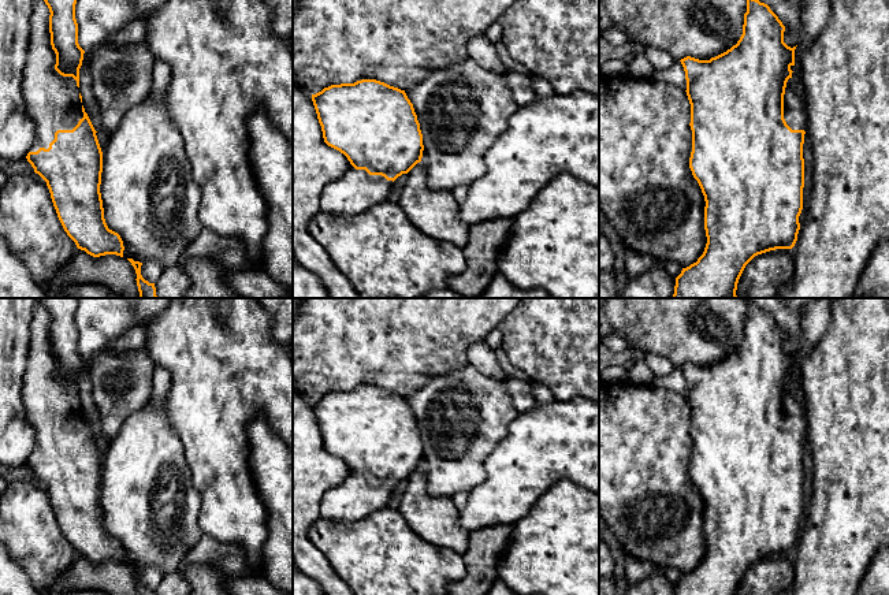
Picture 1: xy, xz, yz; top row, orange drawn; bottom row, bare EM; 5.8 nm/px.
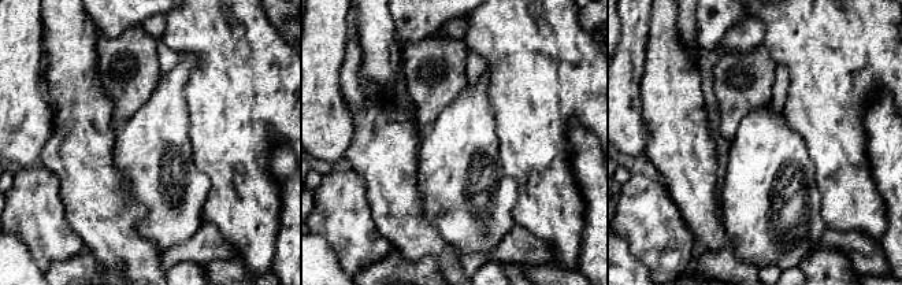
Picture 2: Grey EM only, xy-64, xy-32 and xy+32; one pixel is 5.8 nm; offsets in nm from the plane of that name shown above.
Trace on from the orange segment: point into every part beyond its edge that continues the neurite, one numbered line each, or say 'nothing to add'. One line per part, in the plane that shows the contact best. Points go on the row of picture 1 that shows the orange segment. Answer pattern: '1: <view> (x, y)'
1: xy (52, 101)

